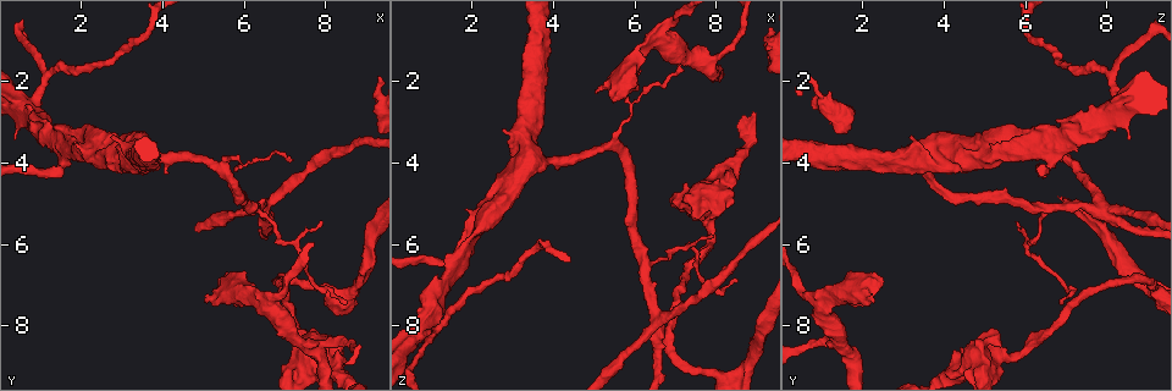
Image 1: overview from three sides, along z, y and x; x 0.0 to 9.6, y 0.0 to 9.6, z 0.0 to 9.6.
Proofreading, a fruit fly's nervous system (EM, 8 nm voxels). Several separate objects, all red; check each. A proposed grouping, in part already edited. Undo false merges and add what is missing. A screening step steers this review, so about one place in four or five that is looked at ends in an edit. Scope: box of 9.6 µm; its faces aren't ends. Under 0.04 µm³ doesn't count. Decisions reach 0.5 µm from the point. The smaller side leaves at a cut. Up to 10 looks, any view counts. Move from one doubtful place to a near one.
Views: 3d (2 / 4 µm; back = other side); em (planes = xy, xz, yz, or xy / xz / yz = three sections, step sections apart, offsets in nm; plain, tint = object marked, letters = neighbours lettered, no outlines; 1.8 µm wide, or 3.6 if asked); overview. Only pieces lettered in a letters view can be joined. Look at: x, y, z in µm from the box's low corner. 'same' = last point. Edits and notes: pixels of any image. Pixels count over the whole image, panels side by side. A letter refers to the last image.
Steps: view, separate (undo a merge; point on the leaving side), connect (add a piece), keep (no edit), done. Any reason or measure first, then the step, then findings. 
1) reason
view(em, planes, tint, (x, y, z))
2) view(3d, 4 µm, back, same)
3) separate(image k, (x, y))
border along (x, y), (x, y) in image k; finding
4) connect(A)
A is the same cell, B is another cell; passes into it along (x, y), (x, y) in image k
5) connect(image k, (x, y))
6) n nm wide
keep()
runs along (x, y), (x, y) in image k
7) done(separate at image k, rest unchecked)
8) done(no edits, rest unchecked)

view(em, xy, step 8, tint, (6.50, 5.05, 7.65))

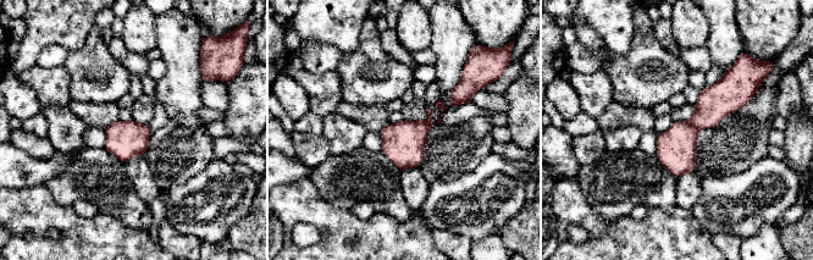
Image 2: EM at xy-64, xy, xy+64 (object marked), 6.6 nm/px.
view(em, planes, tint, same)

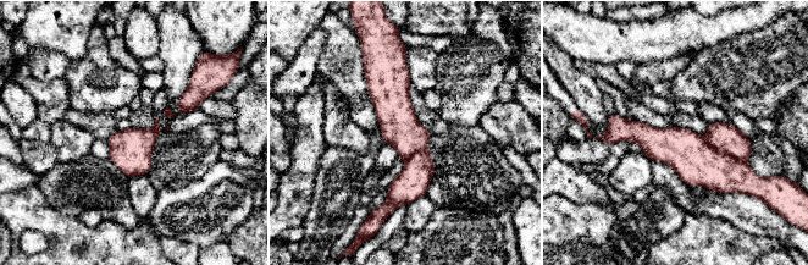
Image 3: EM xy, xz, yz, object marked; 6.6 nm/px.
what lies round it
view(em, planes, letters, same)

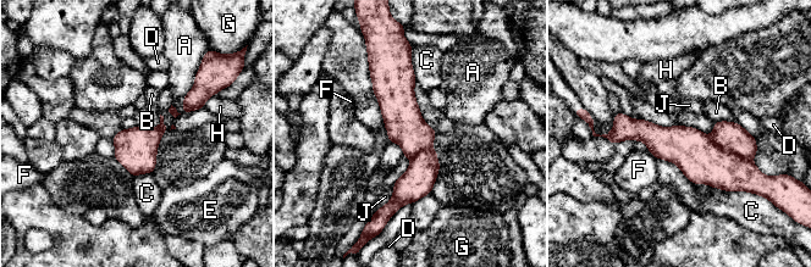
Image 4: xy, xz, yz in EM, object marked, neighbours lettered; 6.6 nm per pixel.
keep()
A, B, C, D, E, F, G, H and J are other cells; border along (656, 157), (672, 161), (696, 184) in image 4; continuous, no second cell

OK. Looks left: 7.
sudden change in width
view(em, 3.6 µm, xy, step 4, tint, (7.95, 8.70, 5.15))

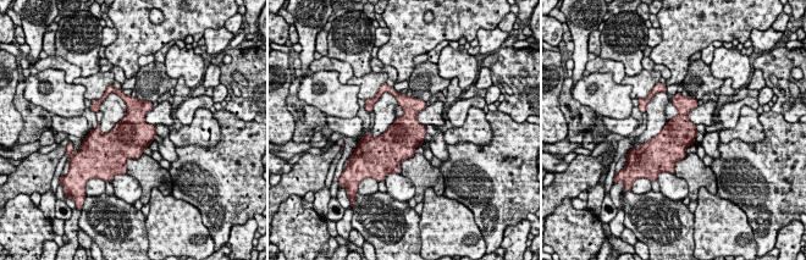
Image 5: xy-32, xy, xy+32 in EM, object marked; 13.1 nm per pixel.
view(em, 3.6 µm, planes, letters, same)

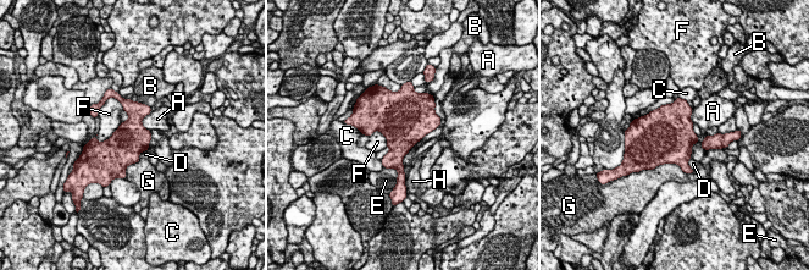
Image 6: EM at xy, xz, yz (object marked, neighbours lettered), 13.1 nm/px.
480 nm wide
keep()
A, B, C, D, E, F, G and H are other cells; border along (121, 122), (107, 138), (97, 141) in image 6; all the same cell

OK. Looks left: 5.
view(3d, 2 µm, back, (5.10, 7.40, 2.35))

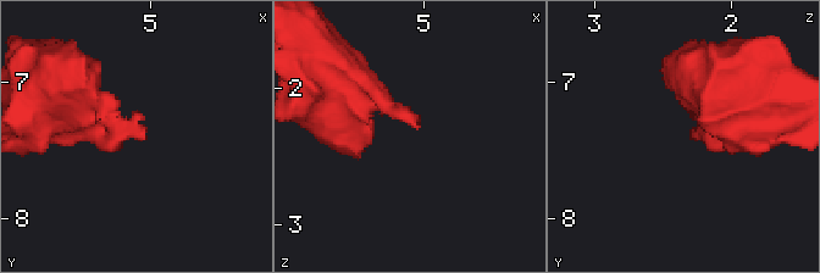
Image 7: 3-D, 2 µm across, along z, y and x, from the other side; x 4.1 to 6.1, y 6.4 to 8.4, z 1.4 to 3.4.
now the EM
view(em, xz, step 8, tint, (5.06, 7.40, 2.30))

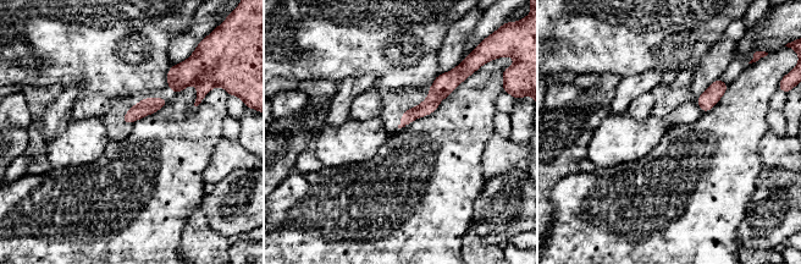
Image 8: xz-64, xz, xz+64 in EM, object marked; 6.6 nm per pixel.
view(em, planes, letters, same)

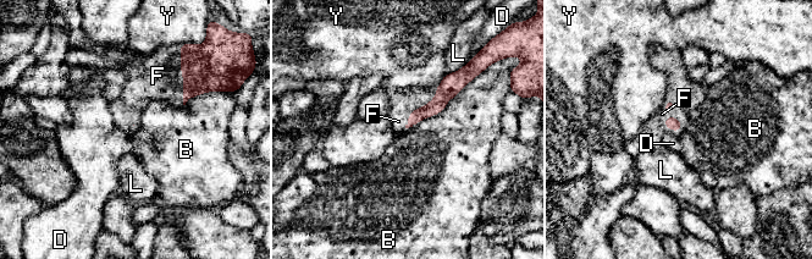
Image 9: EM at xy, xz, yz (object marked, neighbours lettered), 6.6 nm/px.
connect(F)
F is the same cell, B, D, L and Y are other cells; passes into it along (216, 65), (183, 81), (158, 76) in image 9; it goes on there

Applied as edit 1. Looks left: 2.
done(connect at image 9, rest unchecked)

